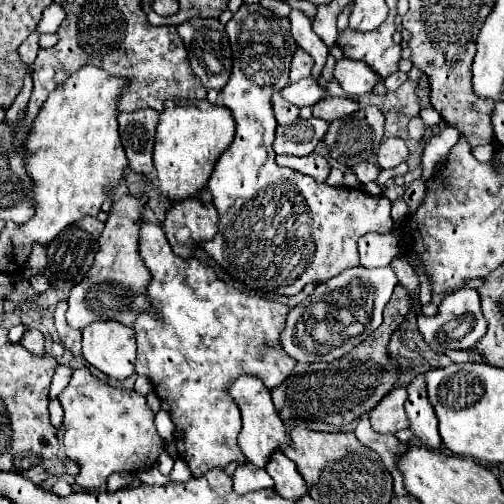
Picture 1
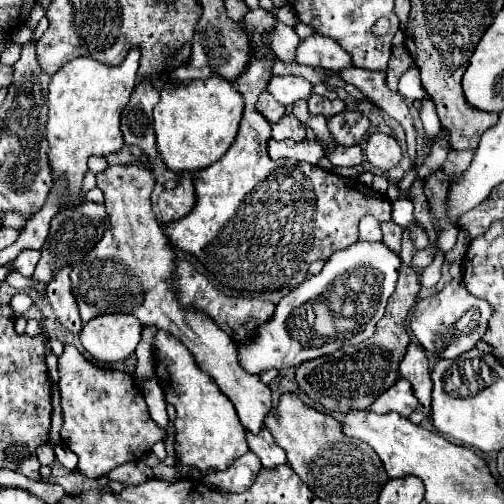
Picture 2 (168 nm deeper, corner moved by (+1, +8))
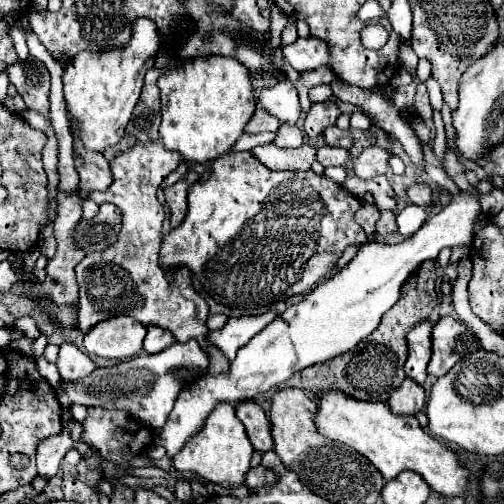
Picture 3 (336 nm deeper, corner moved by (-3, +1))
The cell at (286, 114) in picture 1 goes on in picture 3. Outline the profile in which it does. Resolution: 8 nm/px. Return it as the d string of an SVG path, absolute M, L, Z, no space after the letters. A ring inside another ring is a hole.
M258 107L246 125L246 133L262 133L262 131L276 133L280 129L280 125L282 123L274 115L268 115L268 111L262 111L262 107Z

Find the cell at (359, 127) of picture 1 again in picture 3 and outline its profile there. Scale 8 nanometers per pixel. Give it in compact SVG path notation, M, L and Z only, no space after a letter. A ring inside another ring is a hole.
M336 125L326 127L322 135L324 135L326 145L330 145L330 147L344 147L344 149L352 147L352 135L350 135L350 131L338 129Z

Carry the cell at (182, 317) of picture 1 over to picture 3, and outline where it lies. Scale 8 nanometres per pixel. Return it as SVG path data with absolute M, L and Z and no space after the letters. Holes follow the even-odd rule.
M218 403L204 421L204 427L198 435L192 435L188 443L172 457L176 471L180 473L198 473L200 477L222 485L222 487L240 487L244 483L244 473L250 469L252 459L252 445L244 435L244 425L236 417L236 409L232 403Z

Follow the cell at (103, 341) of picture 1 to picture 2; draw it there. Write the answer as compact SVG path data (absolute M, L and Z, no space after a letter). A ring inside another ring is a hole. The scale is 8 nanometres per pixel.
M104 314L86 322L80 332L82 346L98 362L118 362L134 354L142 324L132 314Z

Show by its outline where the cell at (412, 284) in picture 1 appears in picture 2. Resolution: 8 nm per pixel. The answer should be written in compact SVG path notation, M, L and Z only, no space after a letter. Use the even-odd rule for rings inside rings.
M392 220L382 224L382 242L388 244L394 252L400 252L400 238L402 238L402 228L396 226Z

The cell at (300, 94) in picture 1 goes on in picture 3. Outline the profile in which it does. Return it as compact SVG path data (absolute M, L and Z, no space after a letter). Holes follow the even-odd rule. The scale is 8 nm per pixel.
M280 81L260 93L260 105L282 123L296 123L300 117L298 91L292 81Z

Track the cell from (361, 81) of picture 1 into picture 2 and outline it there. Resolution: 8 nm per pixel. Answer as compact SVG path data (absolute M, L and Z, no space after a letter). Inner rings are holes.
M312 34L306 40L302 40L296 48L294 60L298 64L320 66L328 70L352 66L350 56L340 48L340 44L336 44L332 38L322 36L322 34Z

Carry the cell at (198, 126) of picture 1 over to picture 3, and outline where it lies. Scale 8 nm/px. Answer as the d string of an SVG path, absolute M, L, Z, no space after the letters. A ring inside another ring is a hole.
M230 57L190 59L184 67L162 75L158 87L162 97L160 139L166 149L178 151L192 163L210 163L228 153L256 109L250 73L242 63Z

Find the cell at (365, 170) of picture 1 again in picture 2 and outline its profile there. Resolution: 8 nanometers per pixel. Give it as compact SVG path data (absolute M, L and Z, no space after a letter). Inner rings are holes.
M336 144L332 150L326 148L326 158L334 166L360 166L364 160L360 146L340 146L340 144Z

